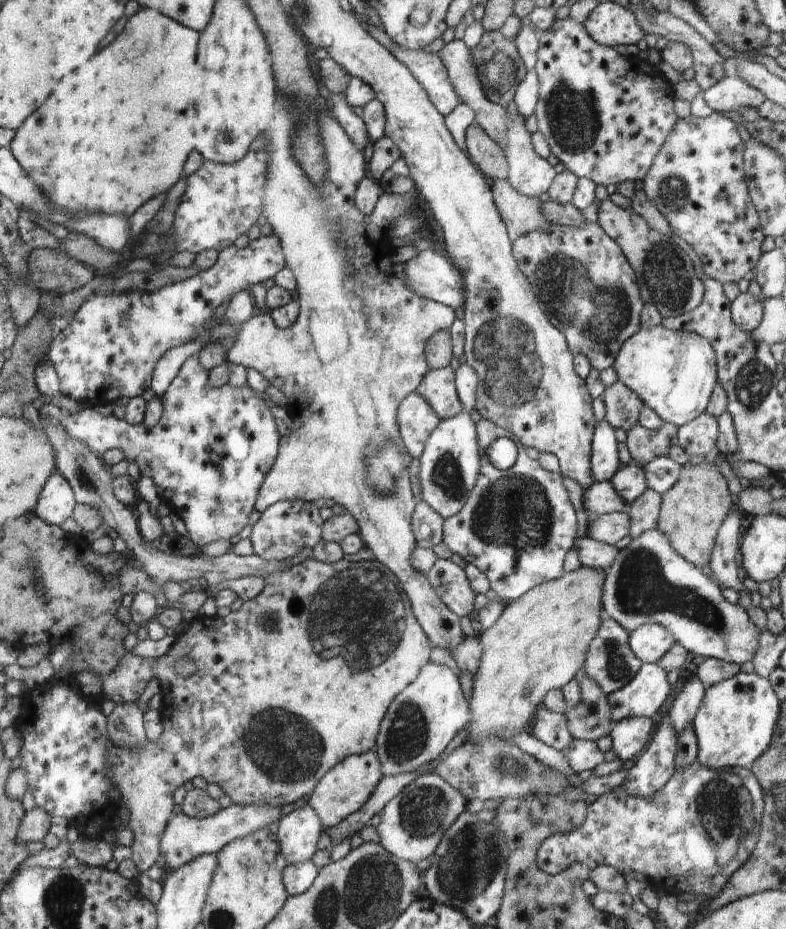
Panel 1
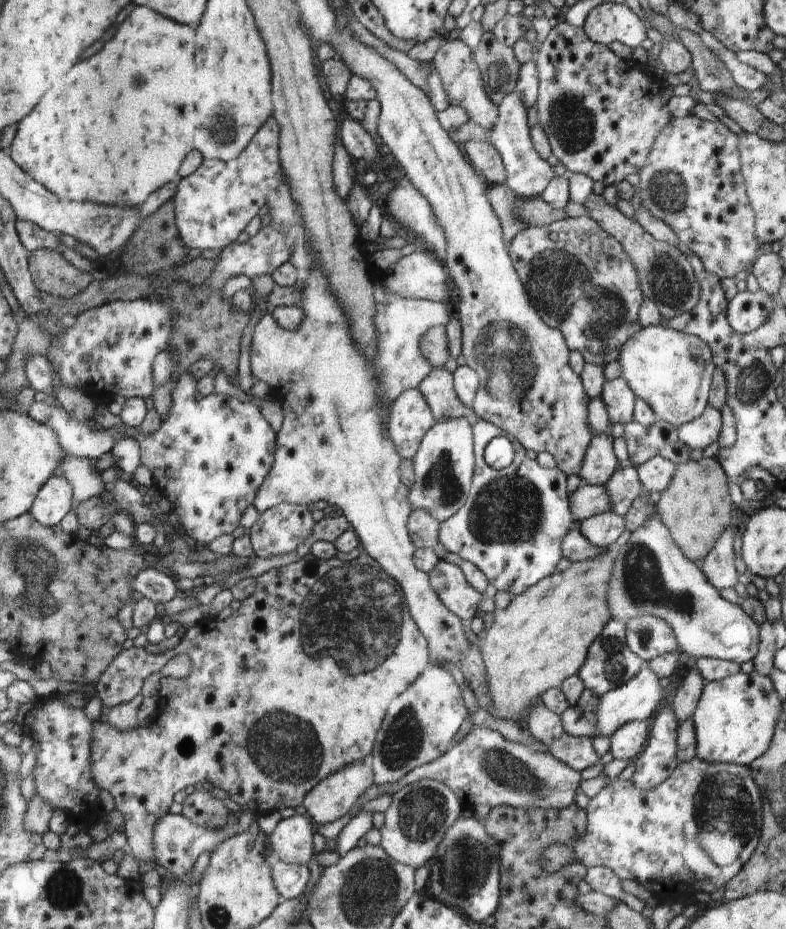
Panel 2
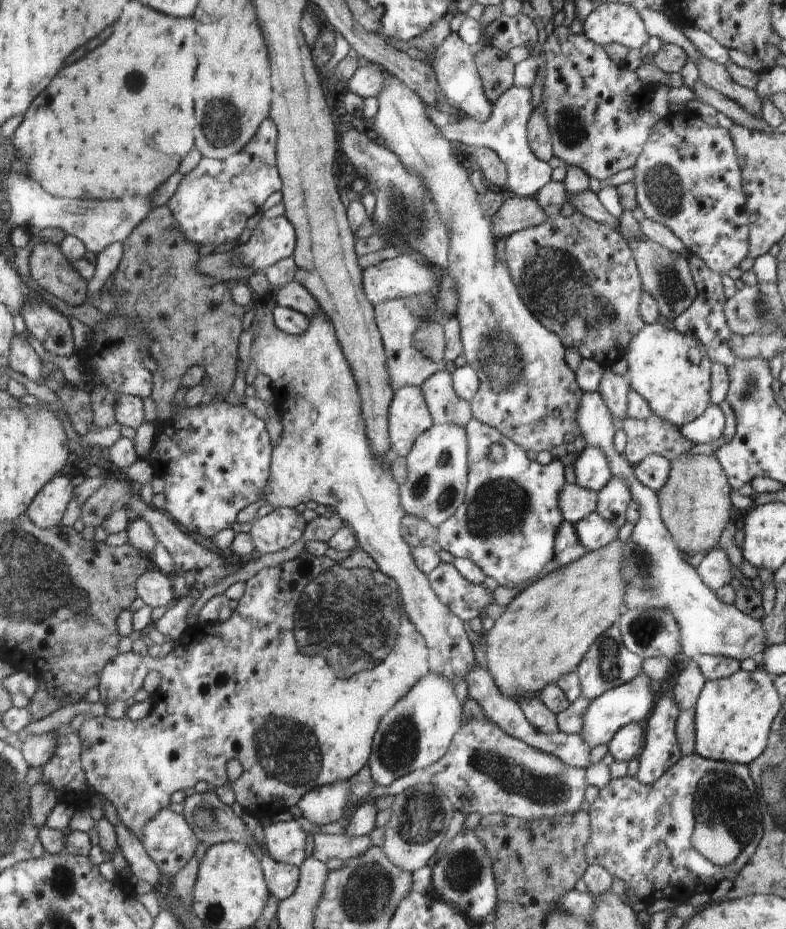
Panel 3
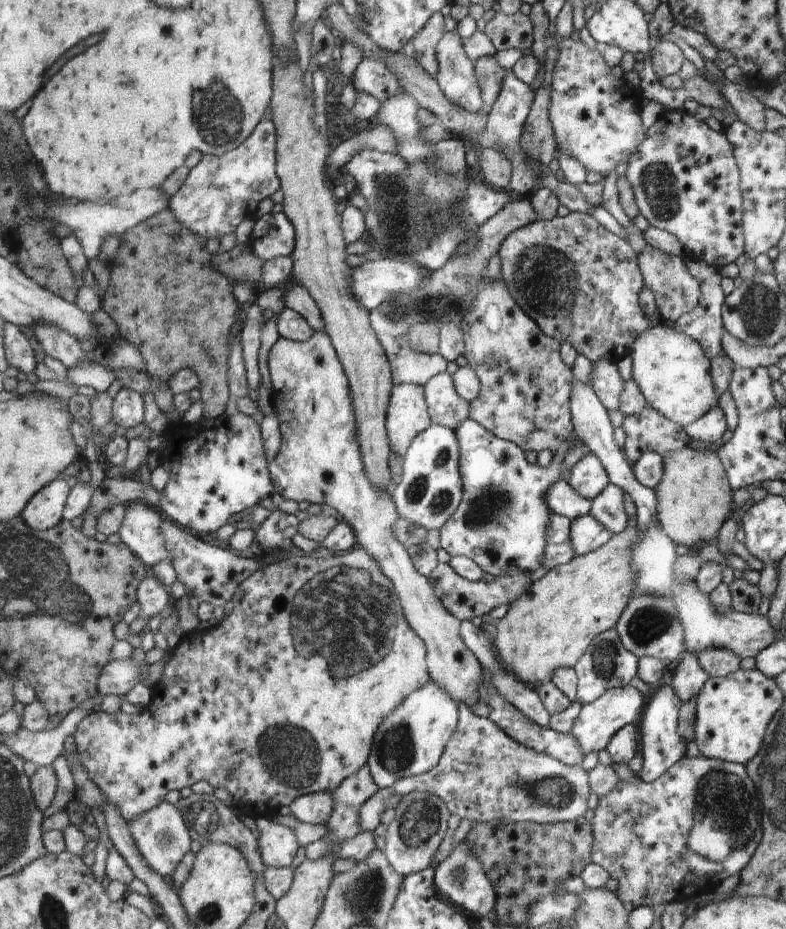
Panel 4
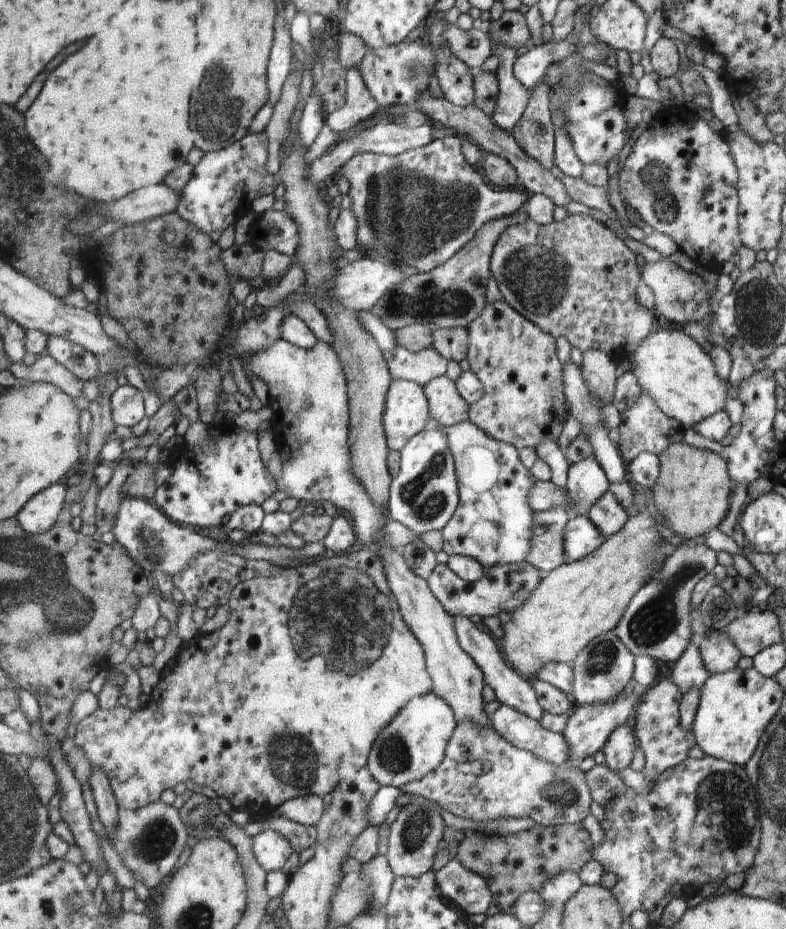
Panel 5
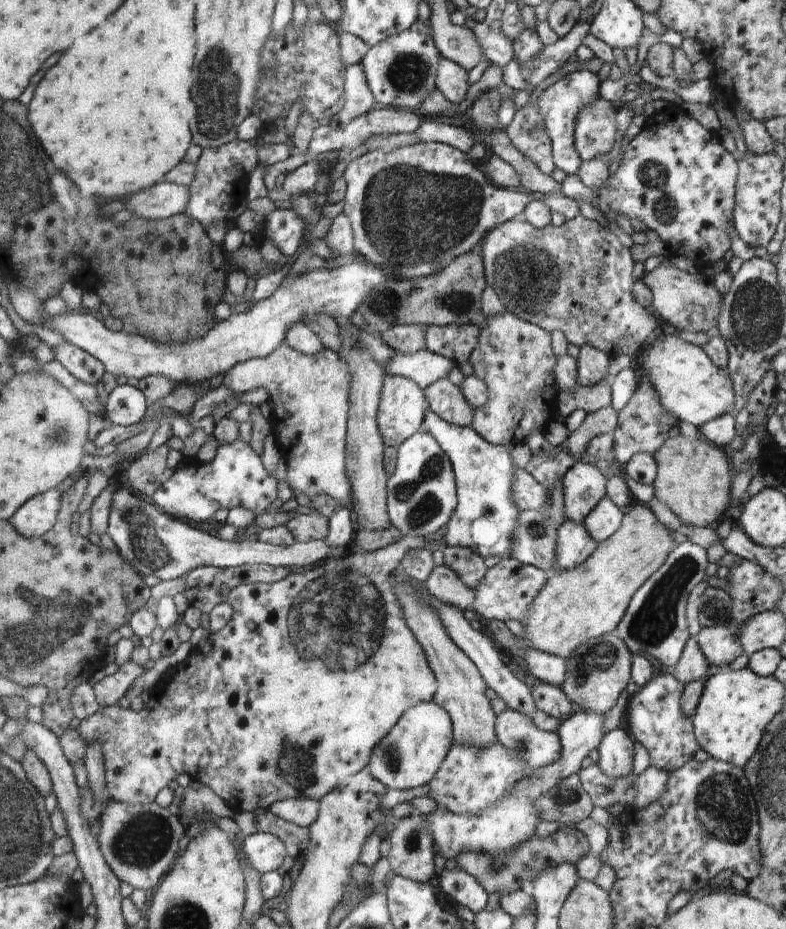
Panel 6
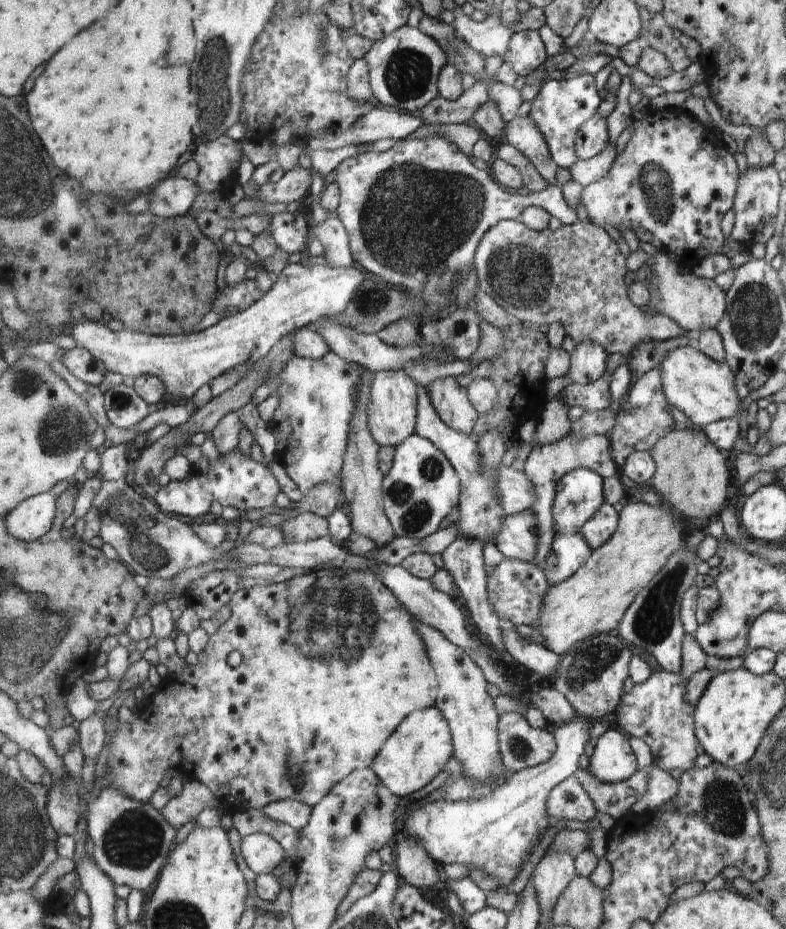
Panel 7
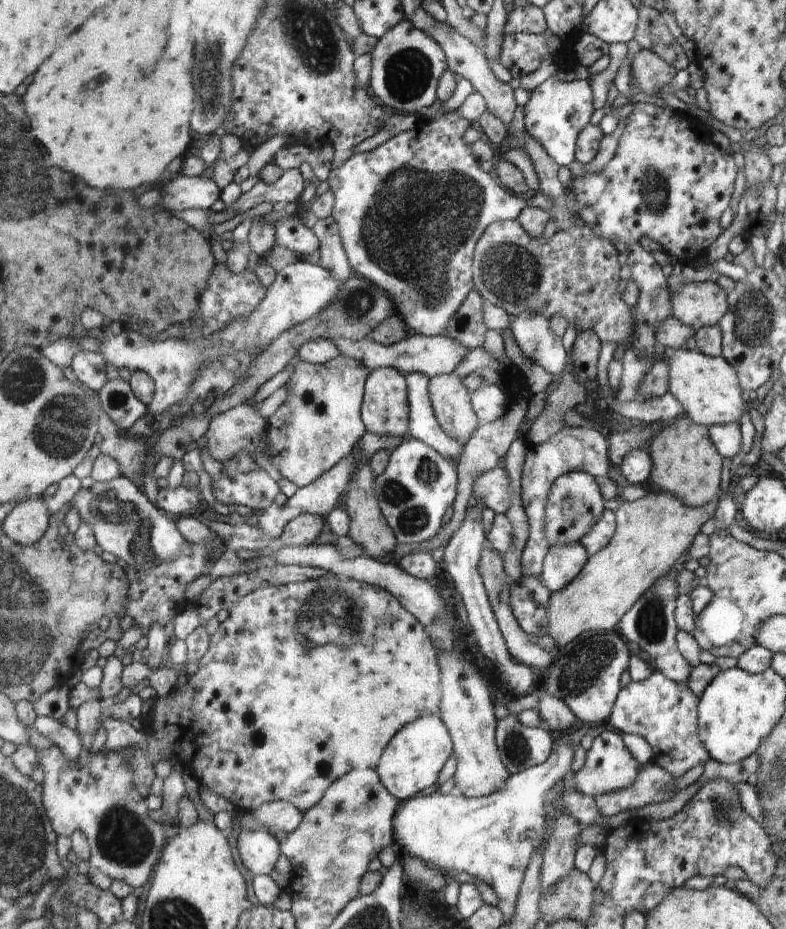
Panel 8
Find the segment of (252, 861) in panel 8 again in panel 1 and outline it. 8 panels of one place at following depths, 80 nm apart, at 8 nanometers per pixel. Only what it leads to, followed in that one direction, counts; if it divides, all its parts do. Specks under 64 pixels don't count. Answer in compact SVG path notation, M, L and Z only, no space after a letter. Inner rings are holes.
M308 804L281 818L275 835L288 864L310 860L318 850L322 830L319 817Z

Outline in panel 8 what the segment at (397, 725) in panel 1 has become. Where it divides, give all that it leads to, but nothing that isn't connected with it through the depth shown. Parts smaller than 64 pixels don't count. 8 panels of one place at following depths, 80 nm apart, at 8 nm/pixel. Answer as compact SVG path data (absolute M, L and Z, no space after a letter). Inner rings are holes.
M422 715L418 722L406 725L392 738L375 769L386 790L403 801L432 788L452 752L452 736L441 715Z

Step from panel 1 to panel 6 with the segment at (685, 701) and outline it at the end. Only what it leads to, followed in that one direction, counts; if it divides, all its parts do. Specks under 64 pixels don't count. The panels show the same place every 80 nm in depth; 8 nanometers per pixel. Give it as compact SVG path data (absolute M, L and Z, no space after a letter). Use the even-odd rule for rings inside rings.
M690 636L680 660L670 672L684 684L700 679L704 682L709 676L709 666L710 664L702 654L697 639Z

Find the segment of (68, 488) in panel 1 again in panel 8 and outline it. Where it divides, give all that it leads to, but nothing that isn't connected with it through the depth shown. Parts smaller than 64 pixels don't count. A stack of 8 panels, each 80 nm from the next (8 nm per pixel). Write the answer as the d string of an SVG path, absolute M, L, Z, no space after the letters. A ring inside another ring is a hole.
M32 498L21 502L3 522L11 539L24 546L38 544L49 530L53 516L50 516L48 498Z

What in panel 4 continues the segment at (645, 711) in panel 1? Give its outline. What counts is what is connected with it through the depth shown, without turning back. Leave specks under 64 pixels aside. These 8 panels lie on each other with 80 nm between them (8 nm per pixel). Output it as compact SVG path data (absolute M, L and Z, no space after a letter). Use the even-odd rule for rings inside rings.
M634 686L606 690L606 693L602 694L602 697L597 701L582 705L581 713L569 734L576 736L576 742L580 744L582 754L600 752L608 749L609 743L616 736L618 730L631 723L638 723L644 710L644 698Z

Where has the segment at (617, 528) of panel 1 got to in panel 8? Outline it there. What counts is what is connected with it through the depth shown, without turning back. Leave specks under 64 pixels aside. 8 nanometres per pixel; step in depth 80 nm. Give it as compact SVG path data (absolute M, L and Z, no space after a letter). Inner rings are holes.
M554 545L546 553L539 578L551 592L561 591L571 583L588 560L585 548L576 545Z

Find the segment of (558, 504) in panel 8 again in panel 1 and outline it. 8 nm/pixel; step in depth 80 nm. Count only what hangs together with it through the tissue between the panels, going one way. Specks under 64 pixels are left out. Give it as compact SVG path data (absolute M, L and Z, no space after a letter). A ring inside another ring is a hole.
M606 419L596 425L591 466L596 483L609 481L620 469L616 430Z

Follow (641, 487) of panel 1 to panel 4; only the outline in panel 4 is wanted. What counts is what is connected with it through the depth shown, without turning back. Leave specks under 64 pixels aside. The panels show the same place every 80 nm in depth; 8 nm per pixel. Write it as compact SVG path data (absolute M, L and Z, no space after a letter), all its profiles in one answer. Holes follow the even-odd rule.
M609 482L605 491L591 501L589 514L608 532L612 532L612 535L619 534L627 528L629 518L625 512L625 496L620 486Z

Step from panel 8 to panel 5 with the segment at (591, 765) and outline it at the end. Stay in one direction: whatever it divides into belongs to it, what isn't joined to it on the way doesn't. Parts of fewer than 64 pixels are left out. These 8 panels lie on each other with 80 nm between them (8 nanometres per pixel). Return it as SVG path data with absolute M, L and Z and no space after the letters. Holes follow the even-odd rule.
M628 724L621 725L608 738L603 749L605 756L603 764L611 771L619 774L624 768L632 765L636 750L636 738L634 738L632 730L628 728Z

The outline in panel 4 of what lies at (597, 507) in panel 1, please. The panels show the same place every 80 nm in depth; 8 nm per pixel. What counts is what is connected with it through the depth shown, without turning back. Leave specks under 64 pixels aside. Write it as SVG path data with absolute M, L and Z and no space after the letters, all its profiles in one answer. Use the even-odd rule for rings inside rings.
M561 478L546 492L546 506L553 513L560 514L573 523L576 518L589 514L592 502L584 498L582 494L578 494L568 482Z

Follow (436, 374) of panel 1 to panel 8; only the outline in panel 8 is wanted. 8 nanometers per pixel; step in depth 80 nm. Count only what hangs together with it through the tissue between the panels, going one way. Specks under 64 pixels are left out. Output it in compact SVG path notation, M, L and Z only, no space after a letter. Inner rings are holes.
M452 372L429 377L429 397L441 429L465 445L478 428L478 422L477 413L470 404L471 394L468 394L458 375Z

